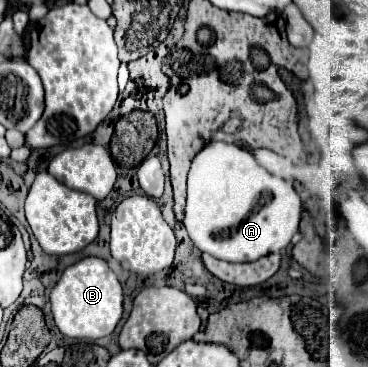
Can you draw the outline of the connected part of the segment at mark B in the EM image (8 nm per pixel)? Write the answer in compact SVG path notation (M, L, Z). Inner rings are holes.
M87 256L63 270L59 282L51 290L51 314L63 336L91 340L109 336L123 314L123 288L103 258Z

